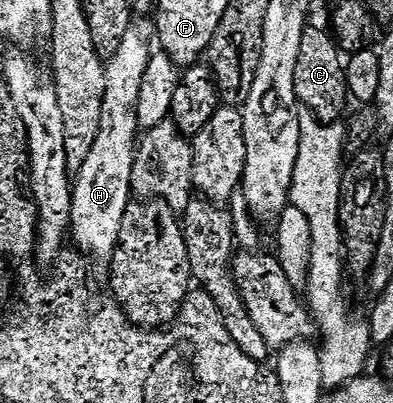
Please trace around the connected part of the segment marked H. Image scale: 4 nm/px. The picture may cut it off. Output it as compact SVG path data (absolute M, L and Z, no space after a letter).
M146 21L131 22L128 33L124 33L124 41L120 41L120 49L106 63L106 92L104 113L100 113L100 134L96 136L96 145L92 145L92 153L88 153L88 161L84 161L84 169L76 172L72 183L72 239L78 242L75 243L77 250L104 261L109 260L118 247L121 222L132 200L132 165L140 139L140 83L144 81L144 69L148 69L152 44L156 39L155 28L148 24Z

